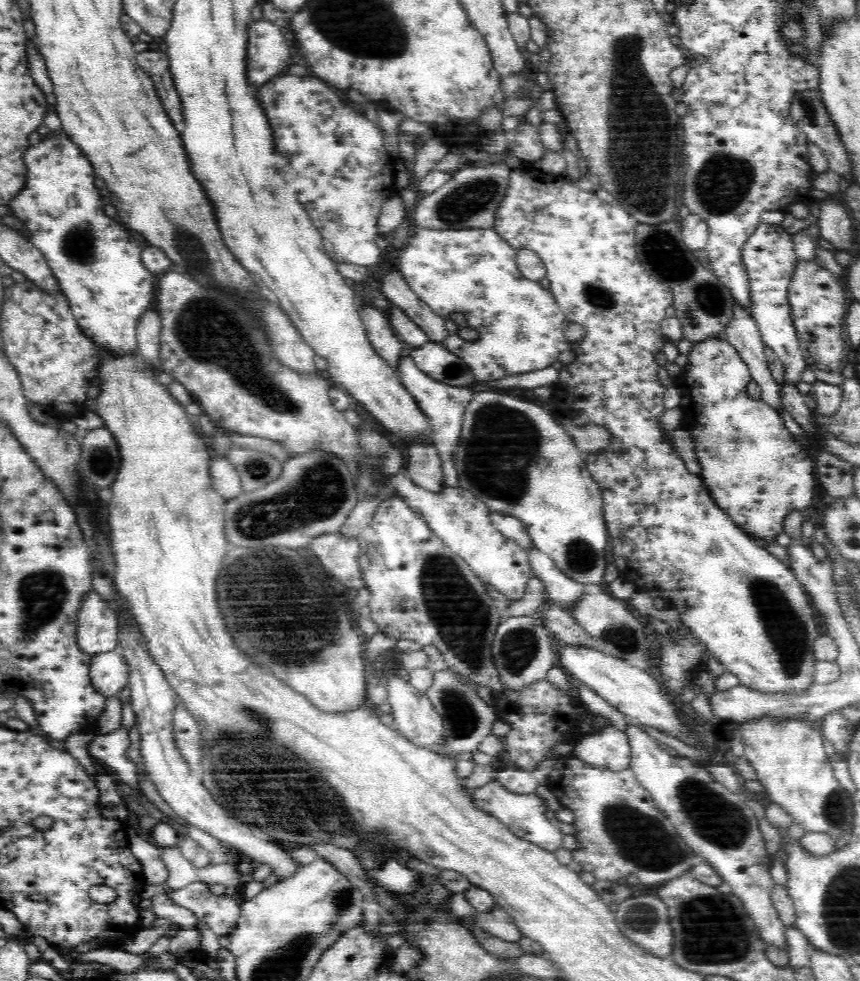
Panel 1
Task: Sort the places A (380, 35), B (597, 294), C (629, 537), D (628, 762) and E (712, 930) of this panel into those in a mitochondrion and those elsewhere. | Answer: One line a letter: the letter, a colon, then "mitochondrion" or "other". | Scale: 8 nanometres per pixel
A: mitochondrion
B: mitochondrion
C: other
D: other
E: mitochondrion

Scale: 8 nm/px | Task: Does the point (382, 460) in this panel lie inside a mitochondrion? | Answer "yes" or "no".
yes

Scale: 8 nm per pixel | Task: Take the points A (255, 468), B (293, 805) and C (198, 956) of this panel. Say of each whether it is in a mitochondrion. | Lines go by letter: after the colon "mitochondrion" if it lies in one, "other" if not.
A: mitochondrion
B: mitochondrion
C: other

